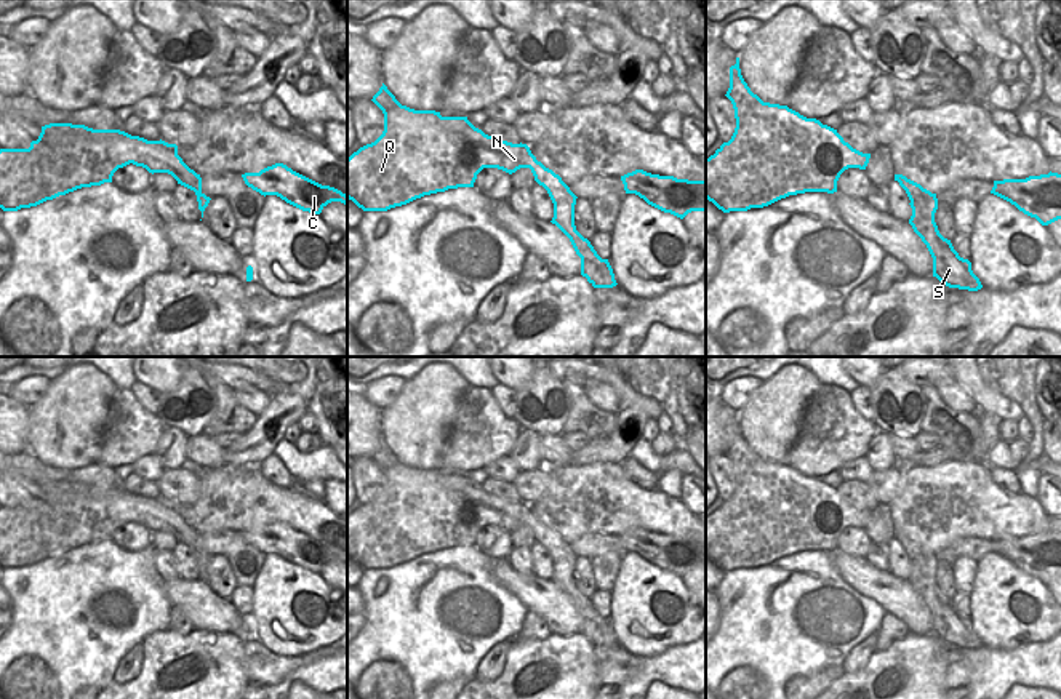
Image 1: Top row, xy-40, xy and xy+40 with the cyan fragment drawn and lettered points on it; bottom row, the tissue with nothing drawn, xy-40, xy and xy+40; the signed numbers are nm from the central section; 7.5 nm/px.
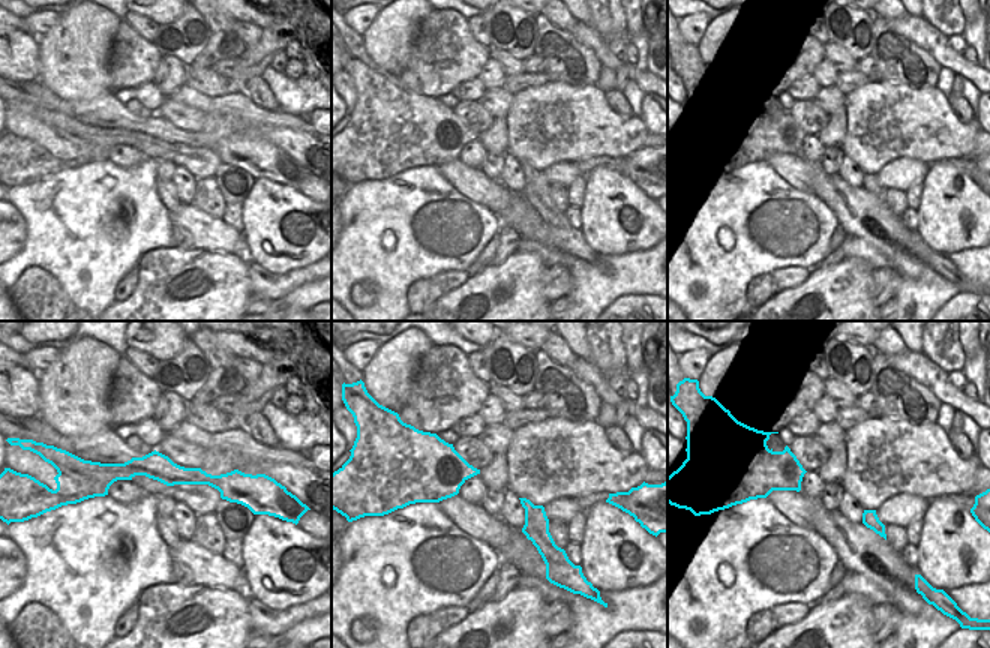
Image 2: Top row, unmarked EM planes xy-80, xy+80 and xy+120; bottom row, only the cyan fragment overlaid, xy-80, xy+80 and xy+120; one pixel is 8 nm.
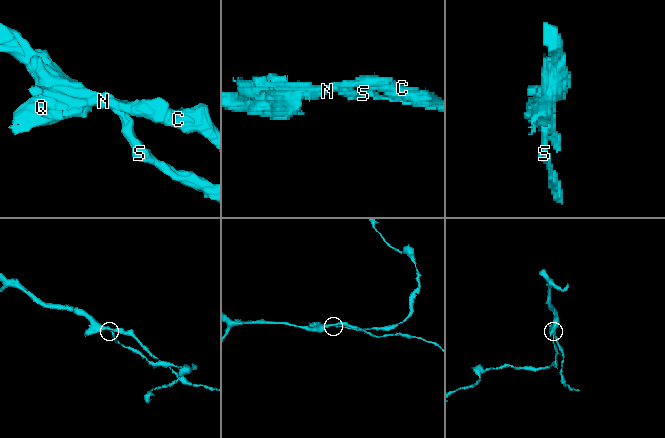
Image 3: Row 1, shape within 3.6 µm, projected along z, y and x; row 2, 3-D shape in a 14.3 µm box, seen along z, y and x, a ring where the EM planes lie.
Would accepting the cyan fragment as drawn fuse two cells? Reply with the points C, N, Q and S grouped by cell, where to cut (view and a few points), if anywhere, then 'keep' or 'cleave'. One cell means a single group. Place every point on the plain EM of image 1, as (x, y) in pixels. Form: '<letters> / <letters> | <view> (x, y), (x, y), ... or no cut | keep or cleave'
C N Q / S | xy (567, 544), (552, 559) | cleave

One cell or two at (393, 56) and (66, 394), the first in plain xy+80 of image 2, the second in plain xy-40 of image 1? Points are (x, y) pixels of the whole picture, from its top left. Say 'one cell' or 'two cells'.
one cell

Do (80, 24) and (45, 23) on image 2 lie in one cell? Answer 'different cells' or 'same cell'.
different cells

